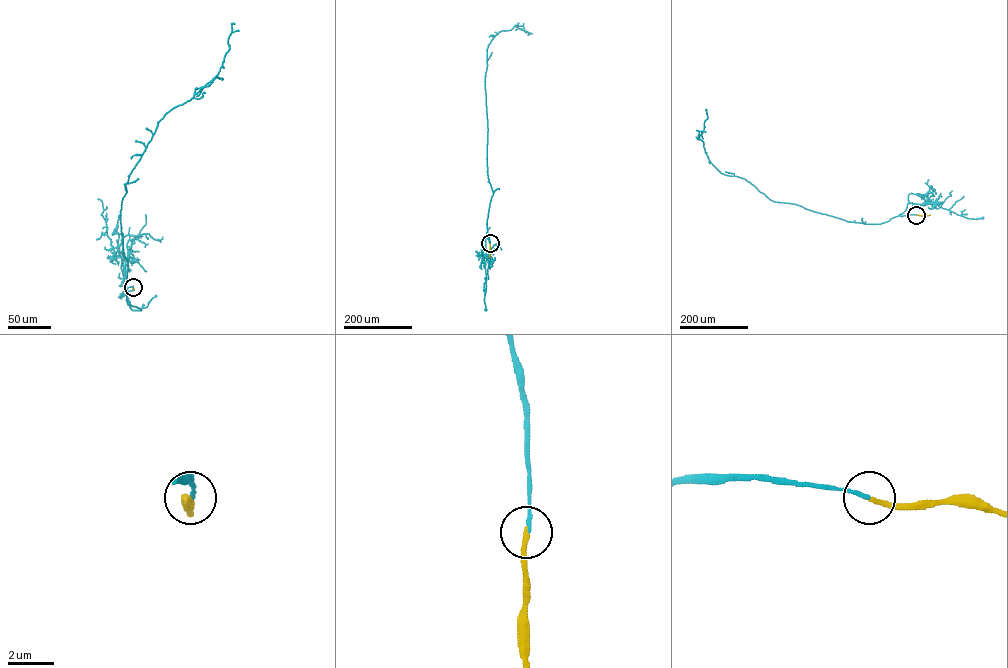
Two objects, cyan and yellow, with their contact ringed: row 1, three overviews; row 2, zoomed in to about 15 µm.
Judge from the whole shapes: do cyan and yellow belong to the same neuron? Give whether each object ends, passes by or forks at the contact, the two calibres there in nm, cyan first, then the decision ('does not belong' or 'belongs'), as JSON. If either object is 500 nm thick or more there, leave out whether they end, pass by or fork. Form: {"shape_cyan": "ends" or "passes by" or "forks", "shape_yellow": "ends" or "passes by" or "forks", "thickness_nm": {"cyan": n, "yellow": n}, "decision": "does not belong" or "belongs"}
{"shape_cyan": "ends", "shape_yellow": "ends", "thickness_nm": {"cyan": 150, "yellow": 200}, "decision": "belongs"}

